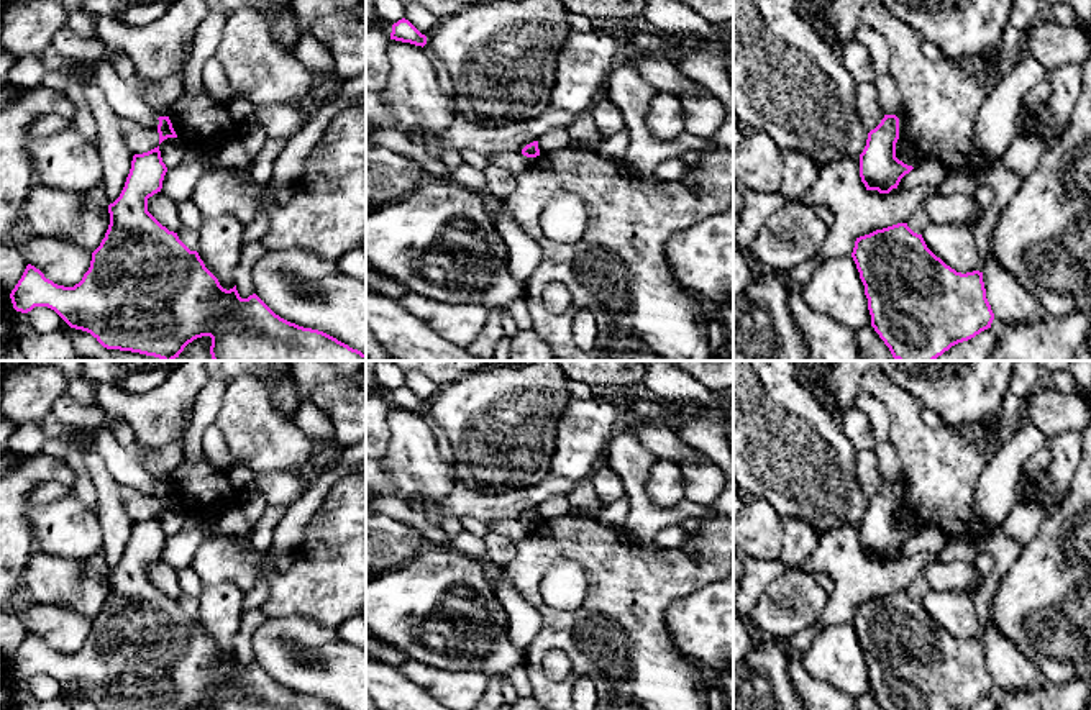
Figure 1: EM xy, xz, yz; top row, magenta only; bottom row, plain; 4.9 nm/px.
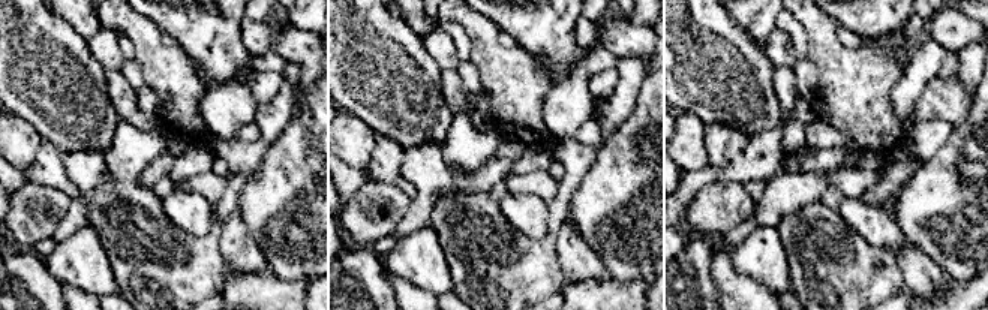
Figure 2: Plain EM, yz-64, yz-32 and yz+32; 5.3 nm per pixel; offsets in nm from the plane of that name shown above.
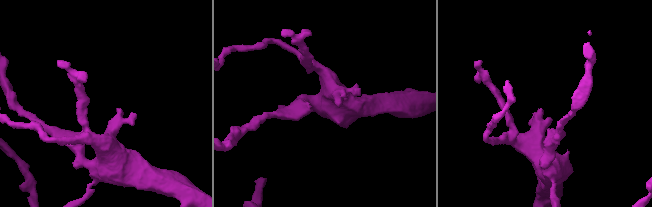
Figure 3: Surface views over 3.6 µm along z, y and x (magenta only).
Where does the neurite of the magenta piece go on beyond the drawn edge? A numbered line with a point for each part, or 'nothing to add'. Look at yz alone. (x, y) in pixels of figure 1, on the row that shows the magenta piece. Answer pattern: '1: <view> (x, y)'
nothing to add

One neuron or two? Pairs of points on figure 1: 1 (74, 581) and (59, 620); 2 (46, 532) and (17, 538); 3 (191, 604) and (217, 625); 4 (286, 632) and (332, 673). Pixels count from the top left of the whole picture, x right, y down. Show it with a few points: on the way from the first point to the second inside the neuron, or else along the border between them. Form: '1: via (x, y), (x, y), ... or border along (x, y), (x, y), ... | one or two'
1: border along (27, 600), (66, 605), (91, 620) | two
2: border along (30, 502), (28, 522), (35, 546) | two
3: border along (199, 597), (199, 614), (196, 617) | two
4: via (299, 643), (312, 656), (320, 656), (322, 659) | one

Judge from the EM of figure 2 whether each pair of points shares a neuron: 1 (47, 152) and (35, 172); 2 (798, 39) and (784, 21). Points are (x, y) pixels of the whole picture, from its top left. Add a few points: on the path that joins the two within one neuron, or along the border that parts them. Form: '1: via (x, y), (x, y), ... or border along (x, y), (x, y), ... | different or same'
1: via (47, 156), (47, 160), (39, 168) | same
2: via (798, 35), (789, 26) | same

